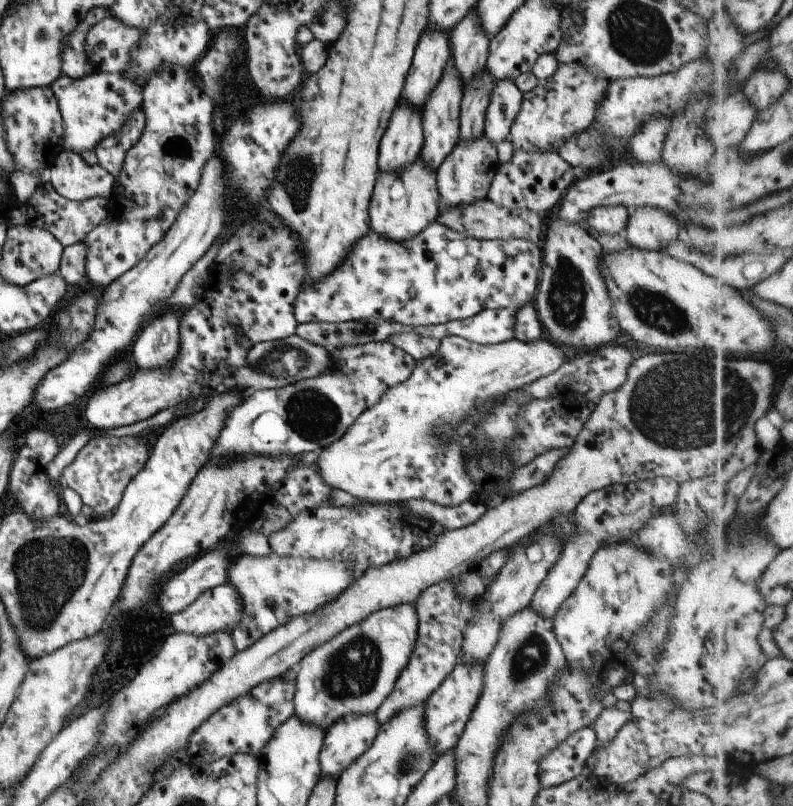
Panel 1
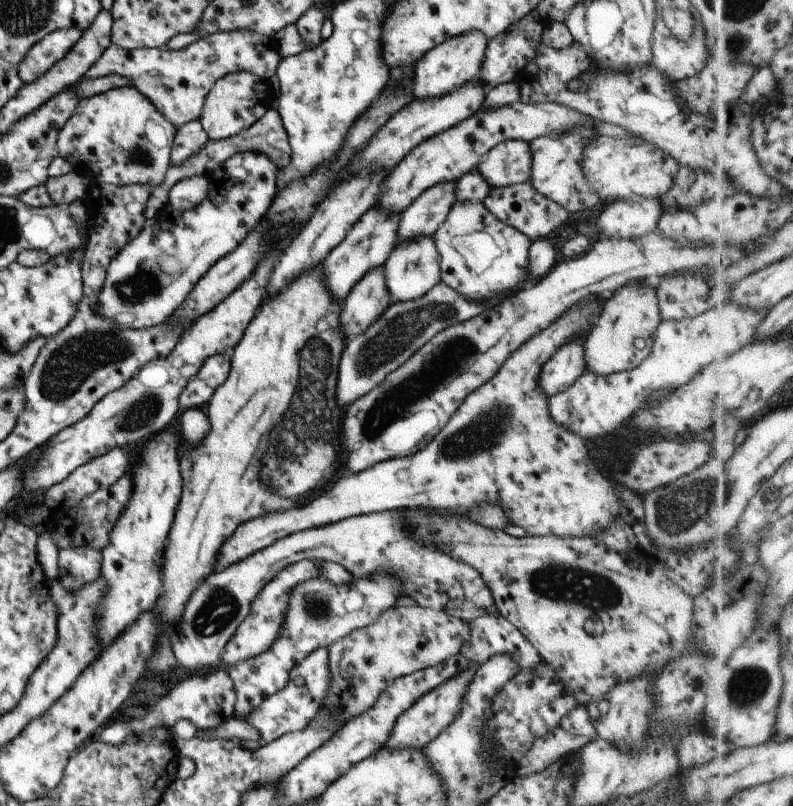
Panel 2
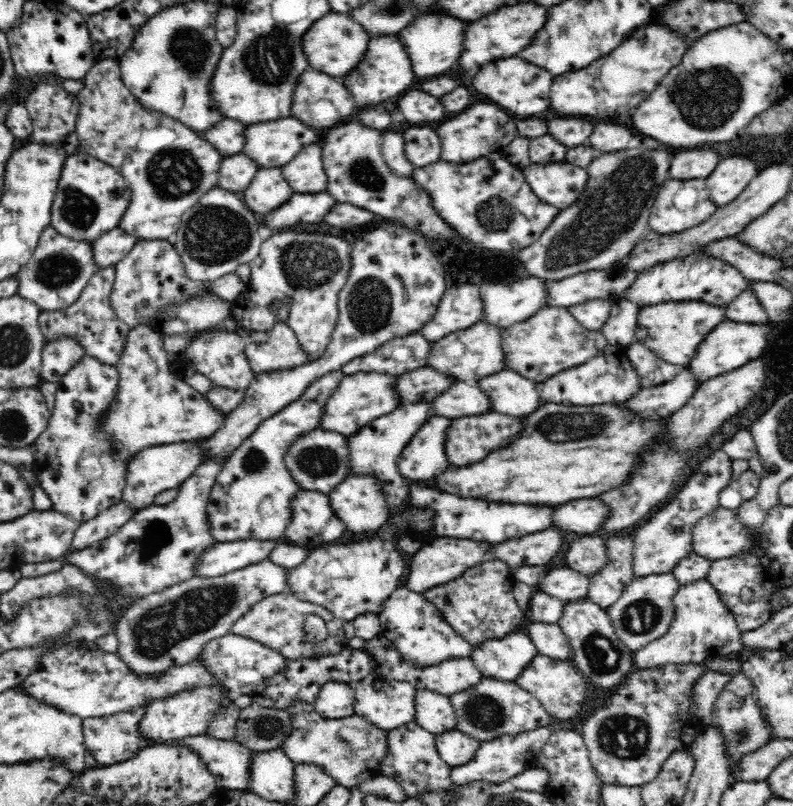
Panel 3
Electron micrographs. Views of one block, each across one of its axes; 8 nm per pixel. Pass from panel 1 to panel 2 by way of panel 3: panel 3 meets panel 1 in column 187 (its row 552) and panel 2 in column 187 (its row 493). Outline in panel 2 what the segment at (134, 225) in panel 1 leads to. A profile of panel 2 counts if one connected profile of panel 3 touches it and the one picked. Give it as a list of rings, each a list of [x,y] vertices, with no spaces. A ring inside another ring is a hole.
[[[191,176],[181,178],[170,186],[167,194],[167,205],[175,211],[185,211],[195,208],[210,189],[208,176]]]

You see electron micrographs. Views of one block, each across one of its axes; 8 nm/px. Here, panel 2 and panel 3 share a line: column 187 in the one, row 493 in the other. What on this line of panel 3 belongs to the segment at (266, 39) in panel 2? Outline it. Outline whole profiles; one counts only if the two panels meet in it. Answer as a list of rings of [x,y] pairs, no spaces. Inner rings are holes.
[[[82,358],[66,376],[57,382],[54,410],[51,411],[48,428],[33,444],[35,470],[40,488],[52,502],[52,511],[69,516],[78,523],[93,520],[104,510],[121,501],[126,484],[127,464],[111,452],[111,440],[99,429],[99,420],[108,408],[114,394],[118,392],[119,372],[115,365],[109,365],[92,358]]]

